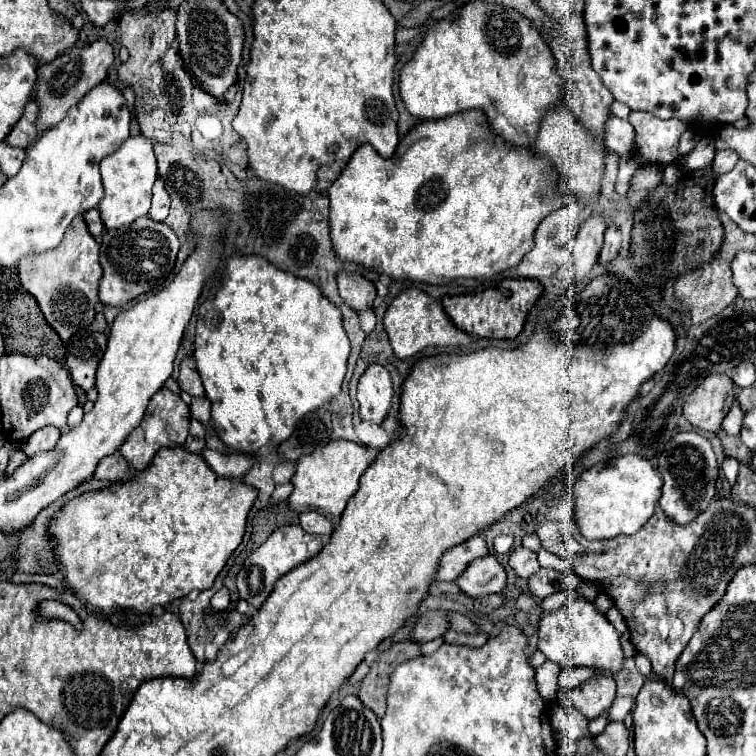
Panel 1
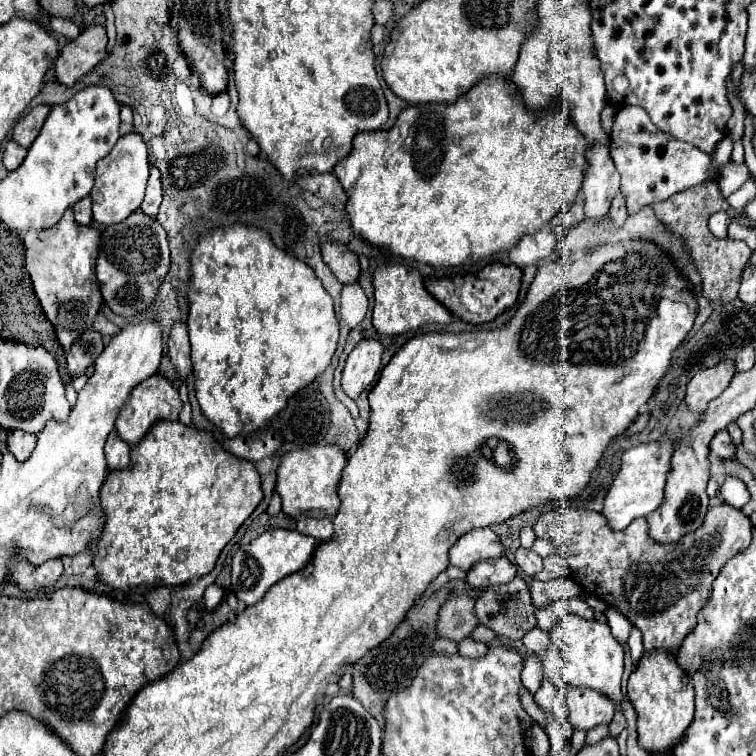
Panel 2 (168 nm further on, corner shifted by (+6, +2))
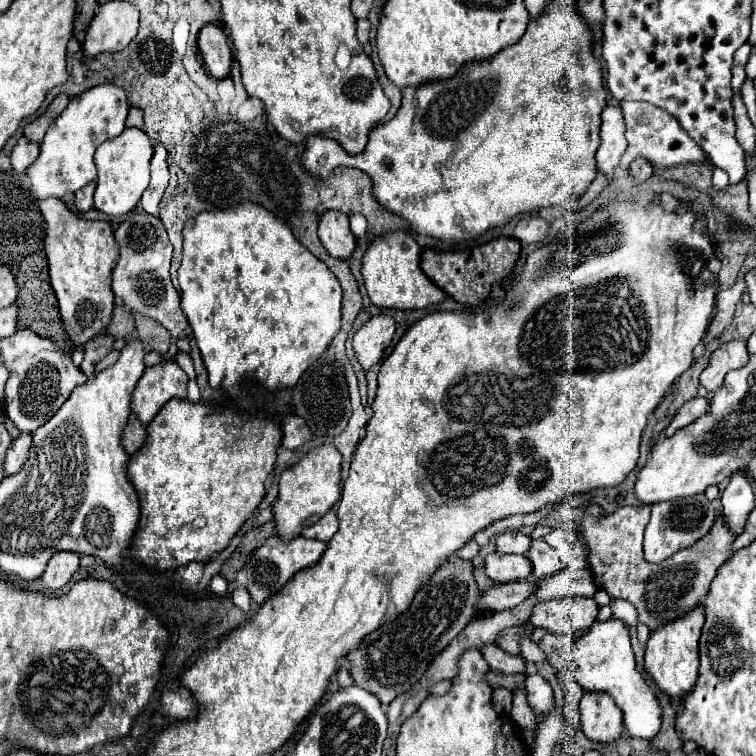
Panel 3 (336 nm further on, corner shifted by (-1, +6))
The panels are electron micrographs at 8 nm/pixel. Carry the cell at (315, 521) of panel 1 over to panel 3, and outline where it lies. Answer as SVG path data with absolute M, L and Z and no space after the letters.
M331 509L327 515L323 515L315 525L311 525L311 527L307 527L307 529L303 529L303 537L309 537L309 539L319 539L319 541L329 541L333 535L335 535L335 531L337 531L337 525L339 525L339 521L337 521L337 513Z

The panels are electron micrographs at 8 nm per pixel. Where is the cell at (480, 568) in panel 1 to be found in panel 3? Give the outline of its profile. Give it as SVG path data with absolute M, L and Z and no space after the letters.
M491 553L485 557L485 575L495 583L521 581L531 575L531 561L525 555Z

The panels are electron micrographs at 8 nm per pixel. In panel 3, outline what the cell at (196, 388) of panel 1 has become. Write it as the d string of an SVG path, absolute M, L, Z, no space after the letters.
M133 213L127 221L123 221L115 231L115 241L119 243L119 259L113 267L113 293L123 299L123 305L139 313L143 317L151 317L169 329L173 341L179 337L191 335L191 325L187 315L181 311L179 293L169 281L169 263L171 263L171 243L167 237L167 229L159 217L147 213Z

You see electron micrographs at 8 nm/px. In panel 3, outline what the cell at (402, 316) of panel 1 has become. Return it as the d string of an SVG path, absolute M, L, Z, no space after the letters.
M395 231L385 237L377 237L363 257L363 279L365 279L367 295L373 301L373 305L381 309L413 311L445 301L447 295L443 293L443 289L439 289L421 271L419 263L421 263L421 249L409 233Z

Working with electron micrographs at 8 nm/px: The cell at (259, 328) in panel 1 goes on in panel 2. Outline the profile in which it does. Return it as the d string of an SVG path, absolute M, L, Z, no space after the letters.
M234 223L234 225L228 225L228 227L218 227L208 235L202 235L198 239L194 251L192 251L192 257L190 257L190 281L188 281L186 297L188 297L188 303L190 303L186 325L188 325L188 333L190 333L190 343L192 343L192 369L194 369L194 377L196 377L196 397L198 397L198 403L202 407L202 413L226 437L246 435L246 433L252 433L252 431L264 427L274 415L278 415L278 411L282 411L286 407L286 401L294 393L298 393L304 385L312 383L330 365L330 359L336 351L338 319L336 319L336 313L334 313L332 297L324 289L322 281L314 275L314 271L304 261L290 255L288 251L276 249L276 245L272 243L270 235L264 229Z

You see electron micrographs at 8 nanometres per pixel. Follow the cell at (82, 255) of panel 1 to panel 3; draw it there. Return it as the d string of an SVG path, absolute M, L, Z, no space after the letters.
M61 199L41 201L39 211L45 219L45 255L49 279L57 295L65 331L75 345L85 345L109 325L113 313L111 269L117 259L113 229L107 221L87 221L79 217Z

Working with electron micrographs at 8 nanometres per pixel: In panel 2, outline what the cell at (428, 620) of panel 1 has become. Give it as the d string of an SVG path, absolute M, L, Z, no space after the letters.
M460 595L460 597L448 599L440 609L438 635L456 643L466 639L478 625L474 603L476 603L476 597L472 595Z

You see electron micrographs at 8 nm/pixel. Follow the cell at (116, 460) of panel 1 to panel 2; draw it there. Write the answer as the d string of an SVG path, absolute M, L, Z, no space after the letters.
M112 431L112 433L108 435L106 447L110 447L110 451L106 451L110 469L128 467L128 463L130 463L130 455L128 455L128 453L130 453L130 445L128 445L126 441L122 441L116 431Z

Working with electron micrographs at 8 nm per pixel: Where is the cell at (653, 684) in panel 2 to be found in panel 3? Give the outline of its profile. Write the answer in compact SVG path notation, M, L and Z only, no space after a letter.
M699 605L691 613L655 629L645 647L645 671L655 681L655 685L671 699L683 699L685 693L691 693L697 681L699 671L699 637L703 627L703 607Z

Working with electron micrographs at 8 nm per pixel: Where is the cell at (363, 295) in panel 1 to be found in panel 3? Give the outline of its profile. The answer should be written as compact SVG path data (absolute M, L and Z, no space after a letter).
M325 211L319 221L319 237L327 253L347 261L355 251L355 237L349 229L349 217L339 211Z

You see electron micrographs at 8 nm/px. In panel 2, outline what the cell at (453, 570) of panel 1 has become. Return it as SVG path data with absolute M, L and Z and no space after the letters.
M490 527L472 529L464 533L450 549L450 563L468 571L472 565L480 561L498 559L502 555L504 555L504 545Z

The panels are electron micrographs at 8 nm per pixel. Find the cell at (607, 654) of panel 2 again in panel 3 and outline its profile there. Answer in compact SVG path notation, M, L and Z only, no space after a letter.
M619 619L595 621L575 643L573 643L573 665L569 675L583 687L583 691L605 691L613 697L617 707L623 711L627 733L633 739L653 739L661 727L661 709L655 693L647 687L643 675L635 667L635 657L629 643L629 629Z

